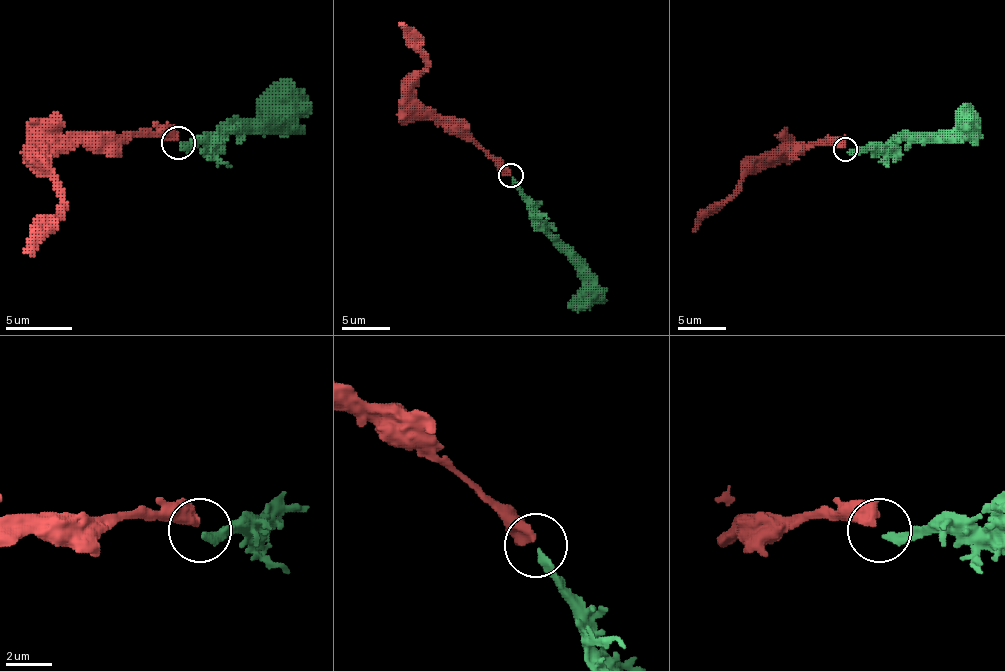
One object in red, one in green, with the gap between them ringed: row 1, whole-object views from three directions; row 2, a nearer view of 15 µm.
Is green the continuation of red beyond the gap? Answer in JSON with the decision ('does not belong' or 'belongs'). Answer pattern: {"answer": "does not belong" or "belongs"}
{"answer": "does not belong"}

